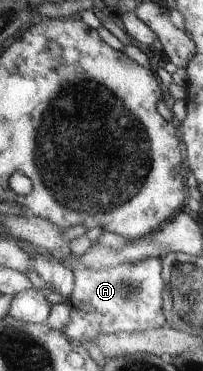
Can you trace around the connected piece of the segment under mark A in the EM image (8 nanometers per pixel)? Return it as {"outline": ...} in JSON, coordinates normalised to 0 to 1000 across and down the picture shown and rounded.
{"outline":[[[305,671],[266,682],[325,714],[345,714],[369,736],[369,784],[335,811],[355,833],[355,873],[315,892],[335,908],[394,922],[463,916],[493,906],[581,900],[596,908],[680,903],[729,889],[798,884],[828,876],[813,849],[813,755],[803,747],[803,712],[788,695],[724,695],[635,714],[611,709],[562,722],[507,722],[498,730],[424,725],[409,704],[335,677]]]}

